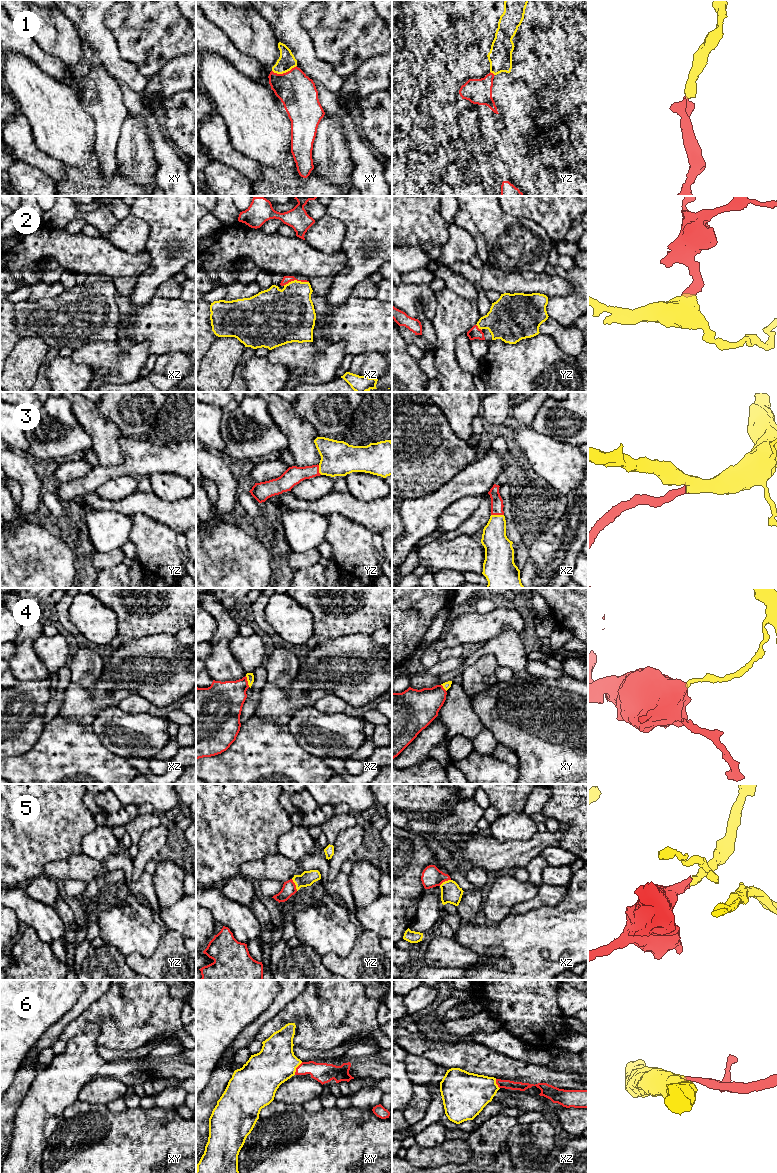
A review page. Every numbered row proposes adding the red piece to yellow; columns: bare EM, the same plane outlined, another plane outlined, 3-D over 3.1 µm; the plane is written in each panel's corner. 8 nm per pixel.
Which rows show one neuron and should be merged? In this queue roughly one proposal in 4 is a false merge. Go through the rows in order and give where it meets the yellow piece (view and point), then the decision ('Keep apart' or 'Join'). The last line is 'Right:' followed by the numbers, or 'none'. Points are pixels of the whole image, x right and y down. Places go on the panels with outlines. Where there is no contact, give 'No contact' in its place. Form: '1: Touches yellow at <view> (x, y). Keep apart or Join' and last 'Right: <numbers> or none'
1: Touches yellow at xy (284, 72). Join
2: Touches yellow at xz (295, 280). Join
3: Touches yellow at xz (497, 515). Join
4: Touches yellow at xz (247, 680). Keep apart
5: Touches yellow at yz (295, 884). Join
6: Touches yellow at xy (296, 1067). Keep apart
Right: 1, 2, 3, 5

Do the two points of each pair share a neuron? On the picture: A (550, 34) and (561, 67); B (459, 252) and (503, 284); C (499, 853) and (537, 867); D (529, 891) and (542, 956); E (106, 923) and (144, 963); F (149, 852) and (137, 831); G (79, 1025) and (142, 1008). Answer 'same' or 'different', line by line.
A: same
B: different
C: different
D: different
E: different
F: different
G: same

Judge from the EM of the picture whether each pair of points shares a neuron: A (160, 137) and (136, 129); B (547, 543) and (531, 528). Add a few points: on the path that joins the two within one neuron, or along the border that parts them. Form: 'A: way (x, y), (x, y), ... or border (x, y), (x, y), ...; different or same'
A: border (132, 116), (137, 117), (145, 125), (154, 156); different
B: border (557, 521), (528, 546); different

